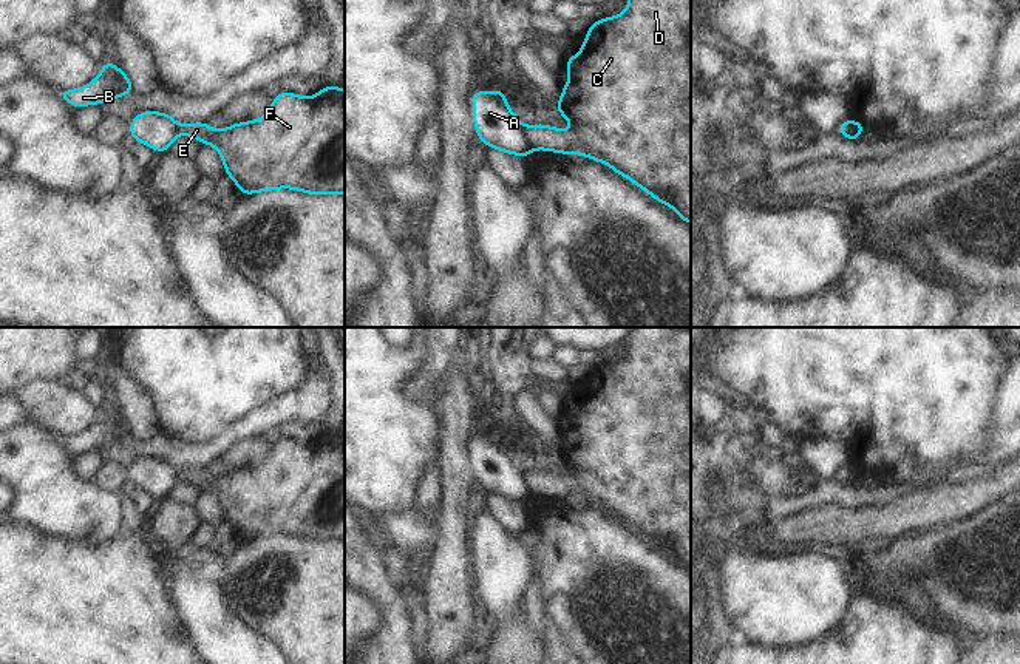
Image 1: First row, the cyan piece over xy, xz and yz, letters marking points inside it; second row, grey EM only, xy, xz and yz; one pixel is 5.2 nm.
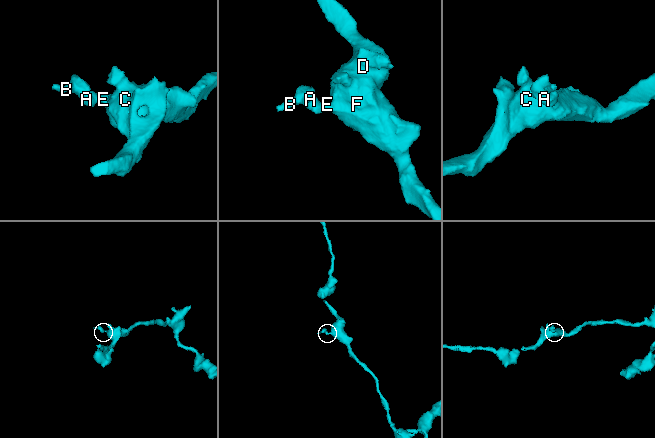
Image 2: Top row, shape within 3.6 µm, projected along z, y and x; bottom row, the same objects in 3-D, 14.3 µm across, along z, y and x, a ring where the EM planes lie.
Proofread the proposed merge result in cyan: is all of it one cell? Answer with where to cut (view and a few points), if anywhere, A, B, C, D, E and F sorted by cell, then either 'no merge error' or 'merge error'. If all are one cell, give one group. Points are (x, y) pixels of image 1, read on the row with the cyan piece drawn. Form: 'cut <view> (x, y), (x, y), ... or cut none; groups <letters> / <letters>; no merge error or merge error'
cut xz (526, 127), (533, 147); groups A B / C D E F; merge error

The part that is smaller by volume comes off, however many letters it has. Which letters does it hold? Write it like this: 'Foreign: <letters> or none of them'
Foreign: A, B

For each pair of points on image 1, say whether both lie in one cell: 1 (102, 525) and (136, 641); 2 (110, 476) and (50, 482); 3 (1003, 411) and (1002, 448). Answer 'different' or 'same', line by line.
1: different
2: different
3: same

